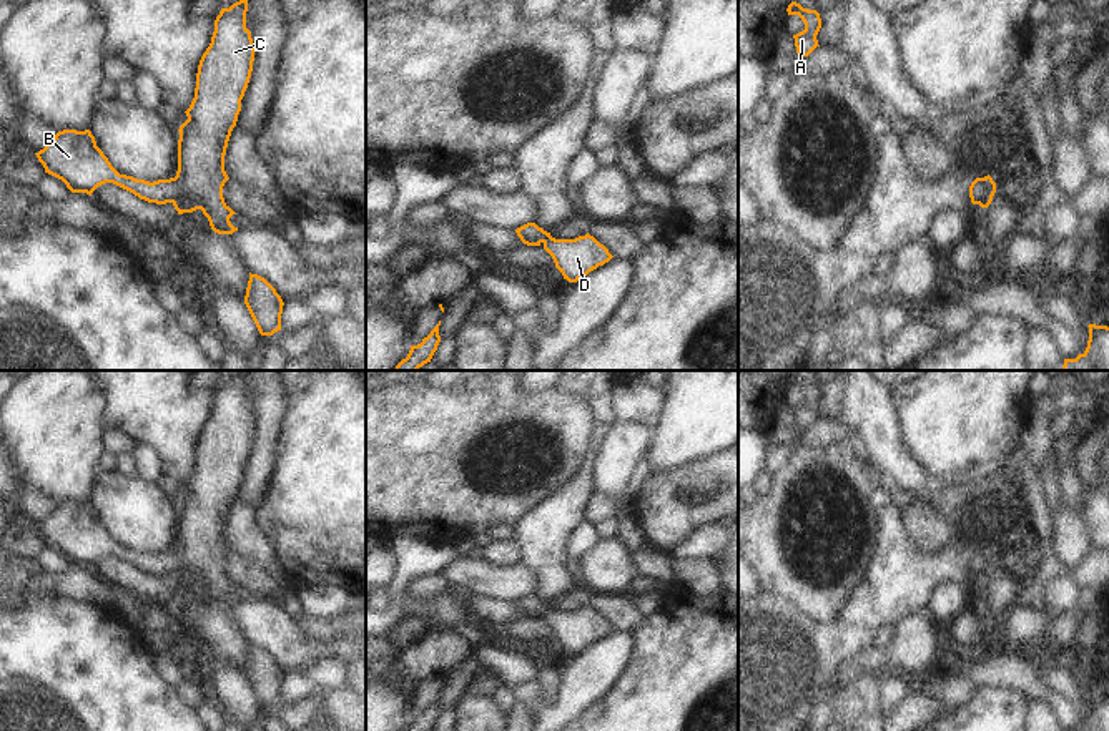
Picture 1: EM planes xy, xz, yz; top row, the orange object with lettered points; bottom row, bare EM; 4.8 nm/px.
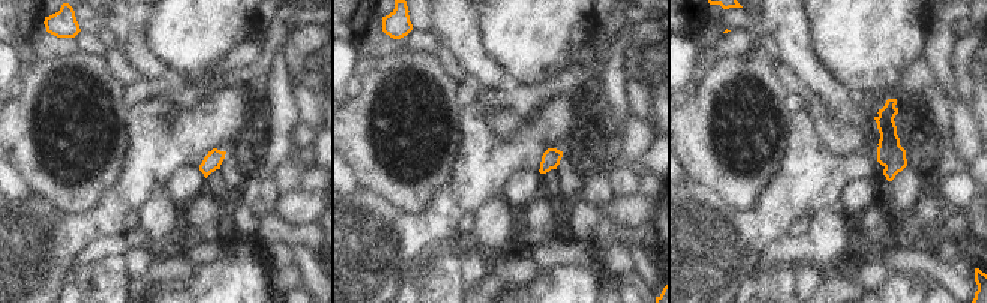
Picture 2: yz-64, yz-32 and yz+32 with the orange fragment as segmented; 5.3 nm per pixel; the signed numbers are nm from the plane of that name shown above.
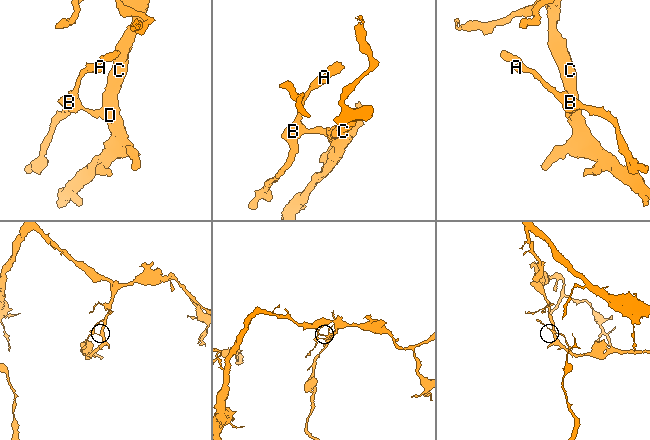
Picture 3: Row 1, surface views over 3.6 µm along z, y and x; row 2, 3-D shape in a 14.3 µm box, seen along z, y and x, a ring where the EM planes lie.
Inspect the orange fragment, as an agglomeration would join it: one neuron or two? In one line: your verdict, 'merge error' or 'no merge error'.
merge error

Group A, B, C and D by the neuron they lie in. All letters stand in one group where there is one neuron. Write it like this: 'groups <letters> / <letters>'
groups A B / C D

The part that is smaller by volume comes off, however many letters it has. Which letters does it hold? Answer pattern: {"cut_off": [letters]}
{"cut_off": ["A", "B"]}

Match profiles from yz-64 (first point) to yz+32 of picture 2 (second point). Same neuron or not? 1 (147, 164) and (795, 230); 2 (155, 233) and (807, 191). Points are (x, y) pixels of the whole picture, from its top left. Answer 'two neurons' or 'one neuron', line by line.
1: two neurons
2: two neurons

